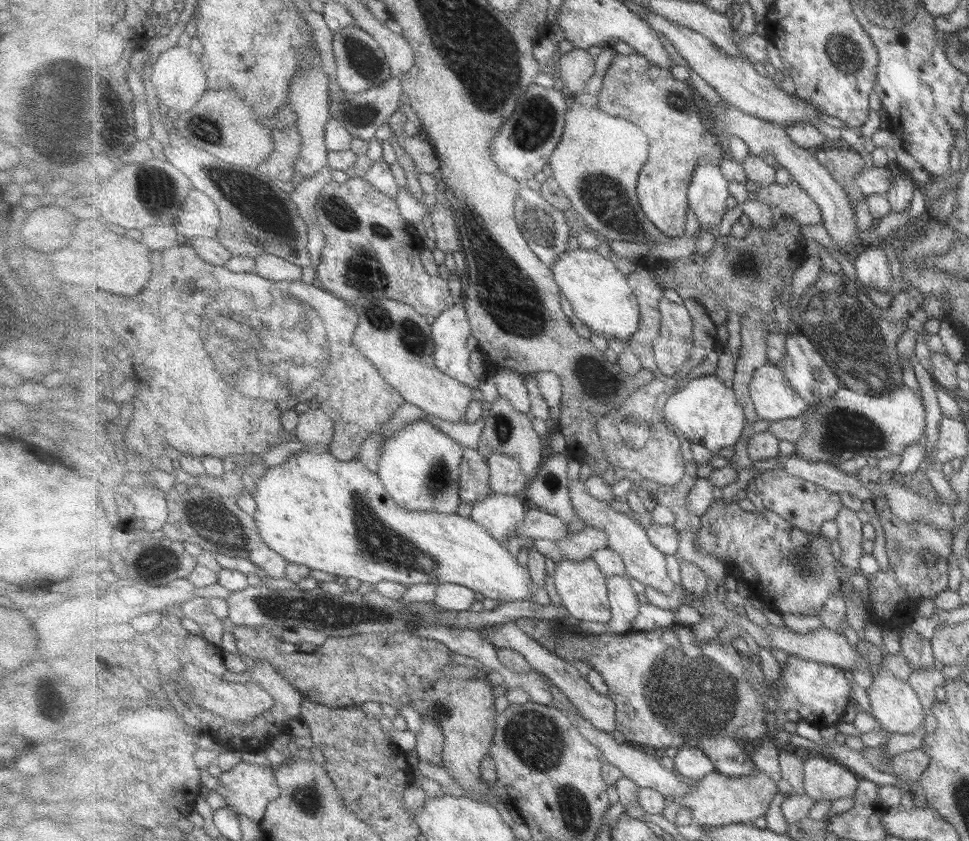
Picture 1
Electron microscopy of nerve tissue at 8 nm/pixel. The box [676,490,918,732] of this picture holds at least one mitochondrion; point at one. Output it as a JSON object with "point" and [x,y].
{"point":[809,568]}

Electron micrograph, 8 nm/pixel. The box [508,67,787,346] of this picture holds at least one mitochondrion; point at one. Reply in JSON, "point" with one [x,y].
{"point":[608,198]}

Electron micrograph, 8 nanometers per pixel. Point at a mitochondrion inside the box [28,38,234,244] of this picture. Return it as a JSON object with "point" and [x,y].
{"point":[71,125]}

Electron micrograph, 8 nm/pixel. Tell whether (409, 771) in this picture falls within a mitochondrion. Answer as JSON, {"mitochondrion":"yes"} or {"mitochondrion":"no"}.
{"mitochondrion":"no"}

